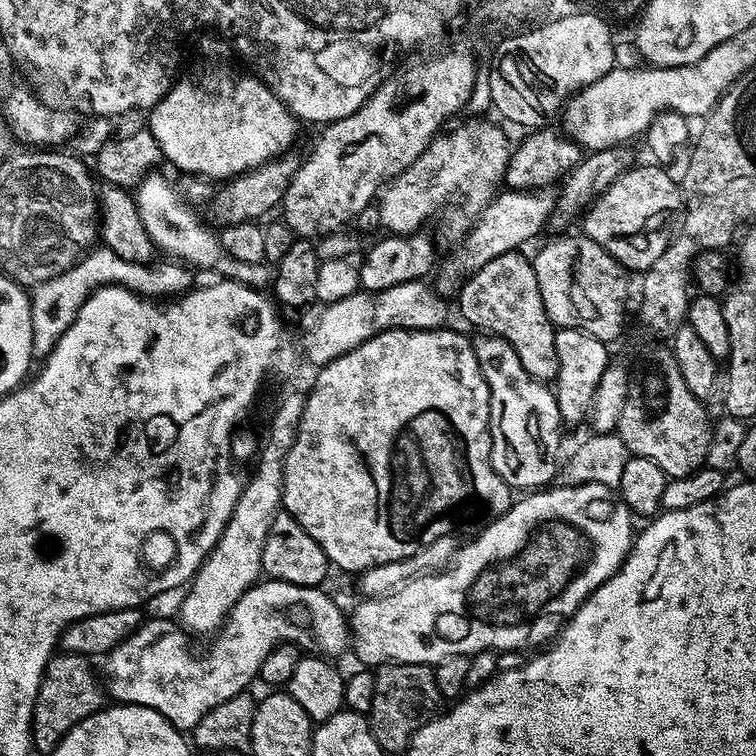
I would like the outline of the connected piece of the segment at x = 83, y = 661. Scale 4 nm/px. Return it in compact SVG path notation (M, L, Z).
M60 652L53 655L44 669L38 698L32 715L32 742L37 749L51 750L78 722L99 712L106 704L106 692L101 677L92 669L93 661L86 656Z

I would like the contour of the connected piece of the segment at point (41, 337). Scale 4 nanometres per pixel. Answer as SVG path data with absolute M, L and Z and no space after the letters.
M98 246L85 253L63 274L35 285L30 296L33 353L40 358L48 356L61 334L76 321L78 310L84 305L89 294L107 284L120 284L144 296L164 294L166 298L181 295L195 285L196 274L189 265L174 260L164 261L166 262L156 260L146 265L134 263L118 257L118 254L114 254L109 248Z

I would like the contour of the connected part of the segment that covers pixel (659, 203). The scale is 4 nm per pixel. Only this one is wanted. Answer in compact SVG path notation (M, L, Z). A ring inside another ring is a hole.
M656 162L648 164L637 163L628 171L621 174L599 198L587 209L583 217L587 231L592 240L598 242L602 250L610 253L621 266L629 273L643 274L650 266L654 266L654 261L666 250L670 242L670 229L677 219L682 208L682 188L676 180L667 172L667 167Z

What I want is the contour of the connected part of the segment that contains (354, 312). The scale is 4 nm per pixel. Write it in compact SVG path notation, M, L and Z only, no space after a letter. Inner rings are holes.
M424 280L406 281L388 289L379 292L370 292L365 290L357 290L350 295L327 303L324 309L315 320L312 330L308 331L304 336L304 348L302 344L302 352L306 354L307 360L314 364L316 368L324 367L333 361L334 358L340 357L344 353L357 348L364 341L368 341L377 333L390 328L406 328L418 329L420 331L428 331L430 329L443 327L447 323L448 306L447 299L440 295L431 285L430 287Z

